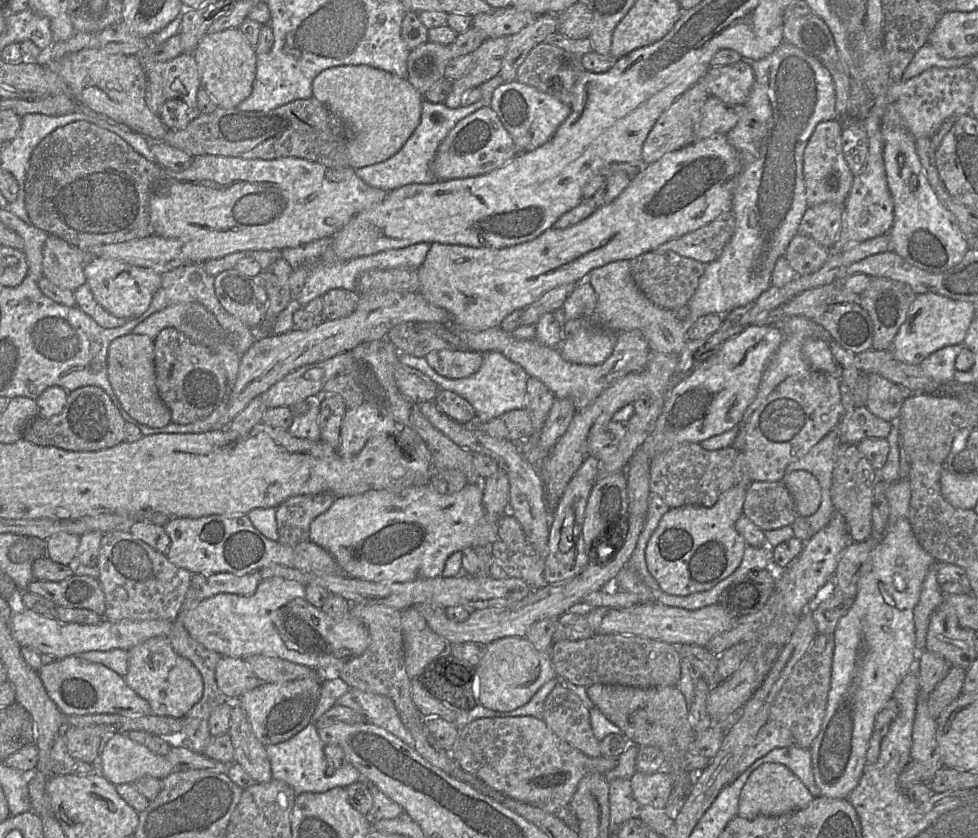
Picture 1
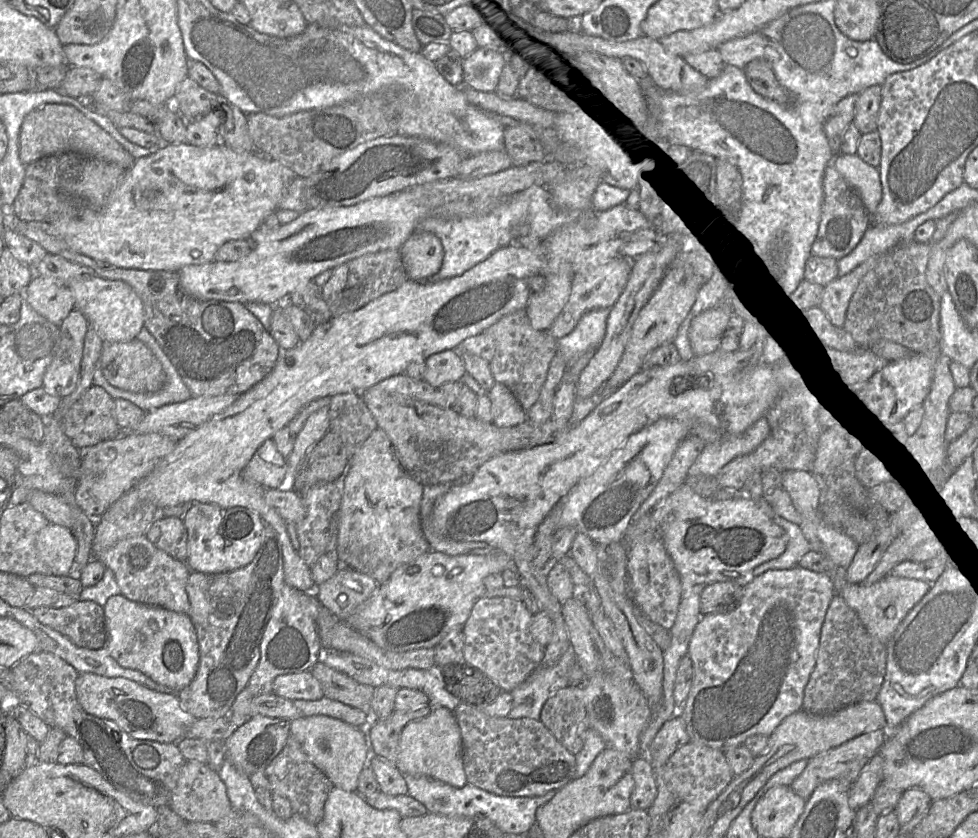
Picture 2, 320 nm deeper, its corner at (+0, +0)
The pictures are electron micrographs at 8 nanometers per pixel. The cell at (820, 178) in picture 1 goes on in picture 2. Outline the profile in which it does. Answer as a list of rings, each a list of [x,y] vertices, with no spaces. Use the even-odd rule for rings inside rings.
[[[835,157],[828,162],[823,178],[824,199],[818,233],[811,254],[840,260],[848,255],[863,238],[872,219],[857,192],[840,175],[835,166]]]

